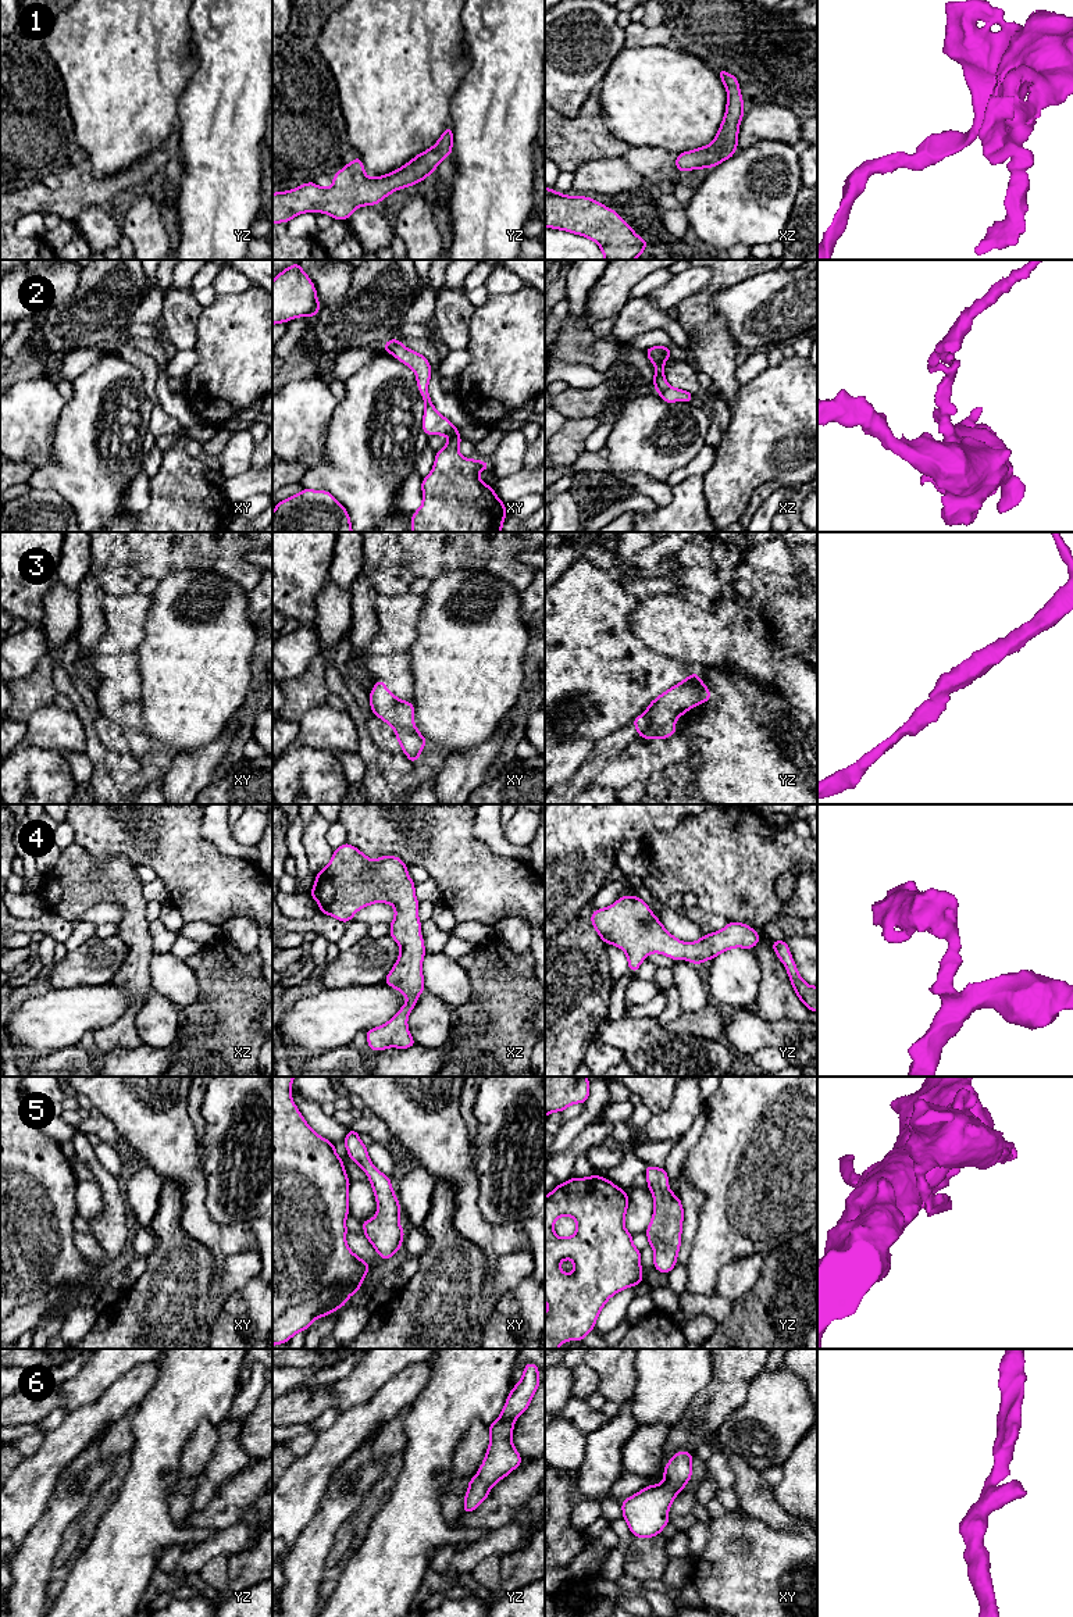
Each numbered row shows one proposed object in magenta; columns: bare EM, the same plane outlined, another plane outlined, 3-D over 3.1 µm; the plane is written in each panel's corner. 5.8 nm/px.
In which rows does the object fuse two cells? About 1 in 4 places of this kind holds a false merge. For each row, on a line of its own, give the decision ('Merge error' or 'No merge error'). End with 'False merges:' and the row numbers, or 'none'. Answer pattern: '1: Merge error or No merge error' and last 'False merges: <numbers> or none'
1: No merge error
2: Merge error
3: No merge error
4: No merge error
5: No merge error
6: No merge error
False merges: 2

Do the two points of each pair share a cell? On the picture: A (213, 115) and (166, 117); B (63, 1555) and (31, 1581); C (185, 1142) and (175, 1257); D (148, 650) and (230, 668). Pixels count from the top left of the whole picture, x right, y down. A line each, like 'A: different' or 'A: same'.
A: different
B: different
C: different
D: same

